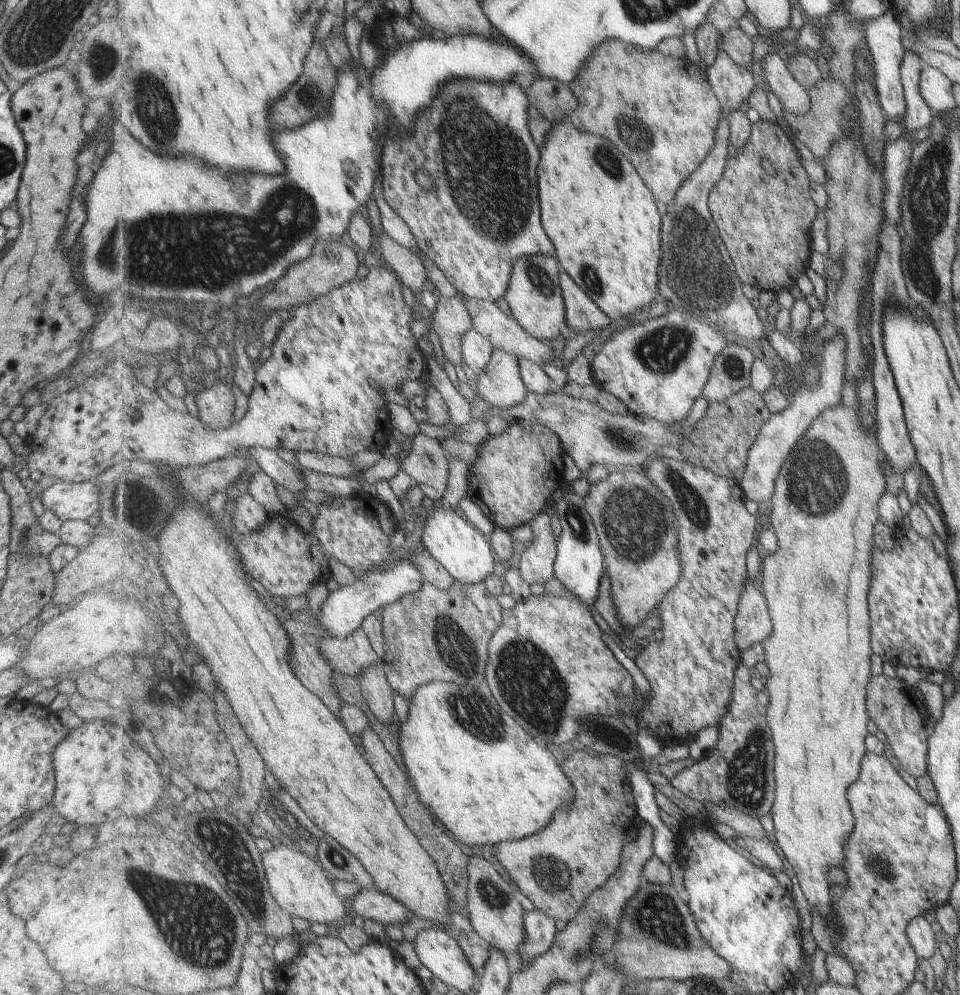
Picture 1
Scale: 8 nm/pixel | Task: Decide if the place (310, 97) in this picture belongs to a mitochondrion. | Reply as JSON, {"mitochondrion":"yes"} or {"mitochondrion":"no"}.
{"mitochondrion":"yes"}

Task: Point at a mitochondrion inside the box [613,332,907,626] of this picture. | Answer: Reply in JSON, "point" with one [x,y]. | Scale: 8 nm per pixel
{"point":[817,482]}

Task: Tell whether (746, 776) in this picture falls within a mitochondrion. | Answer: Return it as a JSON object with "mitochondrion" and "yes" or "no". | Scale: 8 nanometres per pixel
{"mitochondrion":"yes"}

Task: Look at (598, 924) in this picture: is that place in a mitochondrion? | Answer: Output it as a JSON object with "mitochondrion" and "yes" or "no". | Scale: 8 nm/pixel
{"mitochondrion":"yes"}

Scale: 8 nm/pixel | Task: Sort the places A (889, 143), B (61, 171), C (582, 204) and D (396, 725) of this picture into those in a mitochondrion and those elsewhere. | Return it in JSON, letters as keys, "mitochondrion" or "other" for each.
{"A":"other","B":"other","C":"other","D":"other"}

